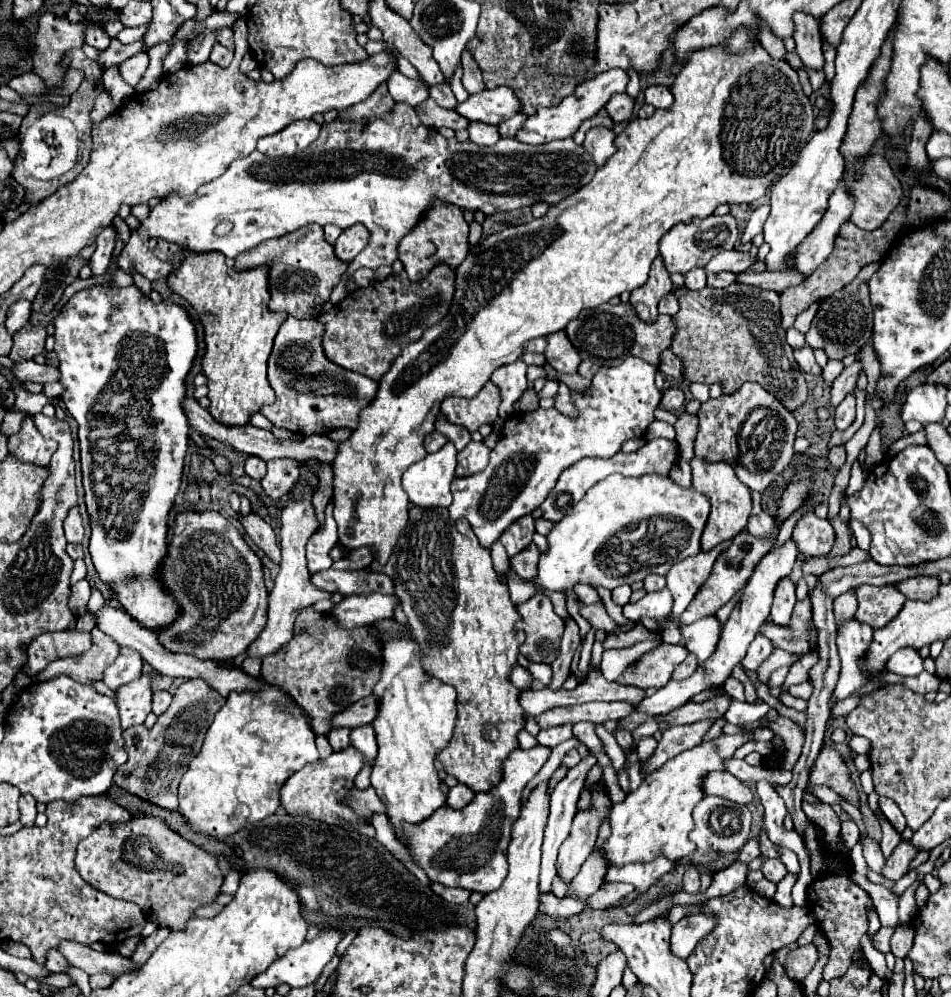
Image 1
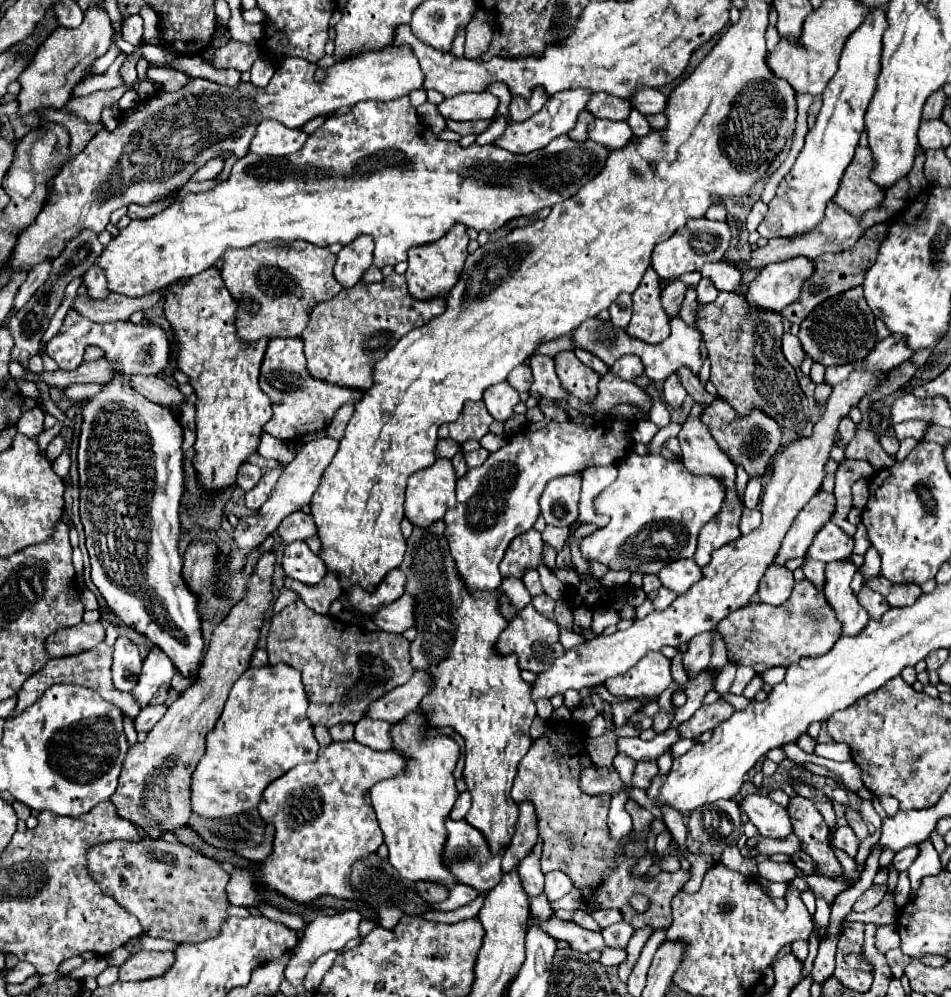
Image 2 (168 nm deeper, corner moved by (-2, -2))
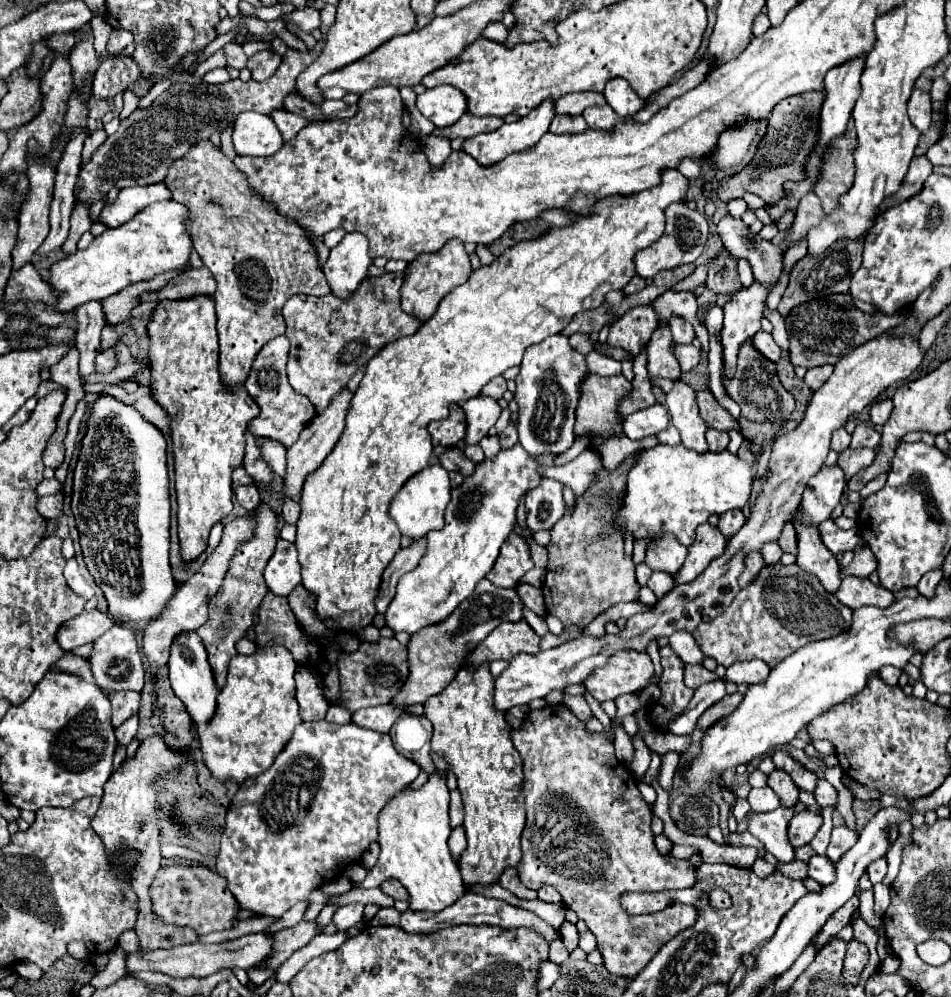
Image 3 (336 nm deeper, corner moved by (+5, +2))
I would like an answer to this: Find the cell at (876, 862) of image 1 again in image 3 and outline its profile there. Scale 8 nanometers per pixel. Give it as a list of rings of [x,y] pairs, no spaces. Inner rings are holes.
[[[818,779],[816,789],[814,789],[814,799],[820,807],[836,805],[836,789],[826,779]]]

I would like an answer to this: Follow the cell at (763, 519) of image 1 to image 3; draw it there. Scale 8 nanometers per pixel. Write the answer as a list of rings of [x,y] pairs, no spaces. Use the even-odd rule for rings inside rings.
[[[728,511],[728,513],[720,515],[720,519],[718,519],[718,529],[720,529],[720,533],[724,533],[726,537],[732,537],[734,533],[738,533],[742,525],[744,525],[744,515],[742,515],[742,511]]]

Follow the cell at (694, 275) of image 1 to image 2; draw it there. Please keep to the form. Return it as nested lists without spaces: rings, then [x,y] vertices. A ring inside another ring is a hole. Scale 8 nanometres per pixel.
[[[687,285],[687,293],[685,293],[685,301],[681,305],[681,313],[679,317],[683,321],[687,321],[687,325],[693,325],[697,315],[697,301],[695,301],[695,285]]]

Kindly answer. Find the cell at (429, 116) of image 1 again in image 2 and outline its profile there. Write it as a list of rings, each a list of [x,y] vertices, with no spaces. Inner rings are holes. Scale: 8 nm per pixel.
[[[447,121],[447,127],[451,131],[457,131],[457,133],[463,133],[463,135],[469,135],[469,133],[483,133],[487,127],[489,127],[491,121]]]

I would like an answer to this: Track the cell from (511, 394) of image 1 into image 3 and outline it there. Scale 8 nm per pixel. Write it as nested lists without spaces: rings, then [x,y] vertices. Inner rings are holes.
[[[472,397],[468,401],[462,401],[460,407],[466,415],[466,445],[476,445],[482,437],[486,437],[488,429],[496,423],[500,415],[500,405],[496,399],[490,397]]]

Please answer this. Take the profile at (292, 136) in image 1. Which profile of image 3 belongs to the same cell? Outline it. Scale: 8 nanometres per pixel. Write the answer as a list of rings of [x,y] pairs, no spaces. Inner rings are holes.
[[[248,111],[234,121],[232,143],[238,155],[274,155],[284,145],[280,131],[268,115]]]

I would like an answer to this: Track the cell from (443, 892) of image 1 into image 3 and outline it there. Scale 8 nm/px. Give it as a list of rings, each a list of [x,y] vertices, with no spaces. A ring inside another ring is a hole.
[[[392,879],[392,881],[384,881],[384,883],[380,885],[380,889],[382,889],[382,893],[390,895],[392,899],[408,901],[408,893],[406,893],[406,889],[404,889],[404,887],[400,885],[400,881],[396,881],[396,879]]]

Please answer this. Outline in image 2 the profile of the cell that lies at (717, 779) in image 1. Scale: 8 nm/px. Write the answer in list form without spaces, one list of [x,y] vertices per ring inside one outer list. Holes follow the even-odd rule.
[[[759,793],[745,795],[739,807],[763,837],[781,839],[791,833],[791,821],[787,817],[787,811],[769,797]]]

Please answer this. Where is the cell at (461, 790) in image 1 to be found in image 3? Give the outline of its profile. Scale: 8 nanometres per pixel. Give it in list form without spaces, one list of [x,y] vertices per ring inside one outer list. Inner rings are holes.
[[[456,789],[450,793],[450,819],[452,819],[452,827],[462,825],[462,799],[460,793],[456,793]]]

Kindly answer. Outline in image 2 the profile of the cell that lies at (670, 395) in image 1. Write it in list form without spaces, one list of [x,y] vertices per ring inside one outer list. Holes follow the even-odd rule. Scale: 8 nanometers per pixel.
[[[675,373],[671,377],[667,377],[665,385],[663,385],[663,399],[665,399],[665,403],[669,407],[673,407],[673,409],[681,409],[685,397],[687,397],[687,391],[683,389],[679,377]]]

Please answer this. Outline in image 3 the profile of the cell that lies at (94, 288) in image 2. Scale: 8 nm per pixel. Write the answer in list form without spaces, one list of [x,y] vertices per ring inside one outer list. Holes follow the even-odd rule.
[[[92,301],[76,309],[76,349],[80,351],[80,377],[92,375],[94,359],[102,351],[100,347],[100,331],[104,327],[104,317],[100,311],[100,303]]]

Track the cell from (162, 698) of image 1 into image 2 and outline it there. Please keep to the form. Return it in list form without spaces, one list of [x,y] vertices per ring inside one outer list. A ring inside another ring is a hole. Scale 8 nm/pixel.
[[[159,703],[159,705],[147,705],[137,717],[135,717],[135,729],[137,731],[151,731],[151,727],[165,715],[167,705]]]

